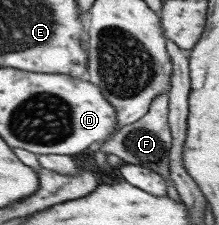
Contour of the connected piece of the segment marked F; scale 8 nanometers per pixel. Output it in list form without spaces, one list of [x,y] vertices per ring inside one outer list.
[[[169,93],[157,95],[150,104],[148,111],[143,118],[125,126],[115,132],[111,138],[107,139],[99,148],[99,151],[105,154],[113,153],[126,163],[136,165],[145,165],[154,171],[157,171],[169,184],[170,177],[170,153],[172,147],[172,132],[168,122],[169,116]]]

